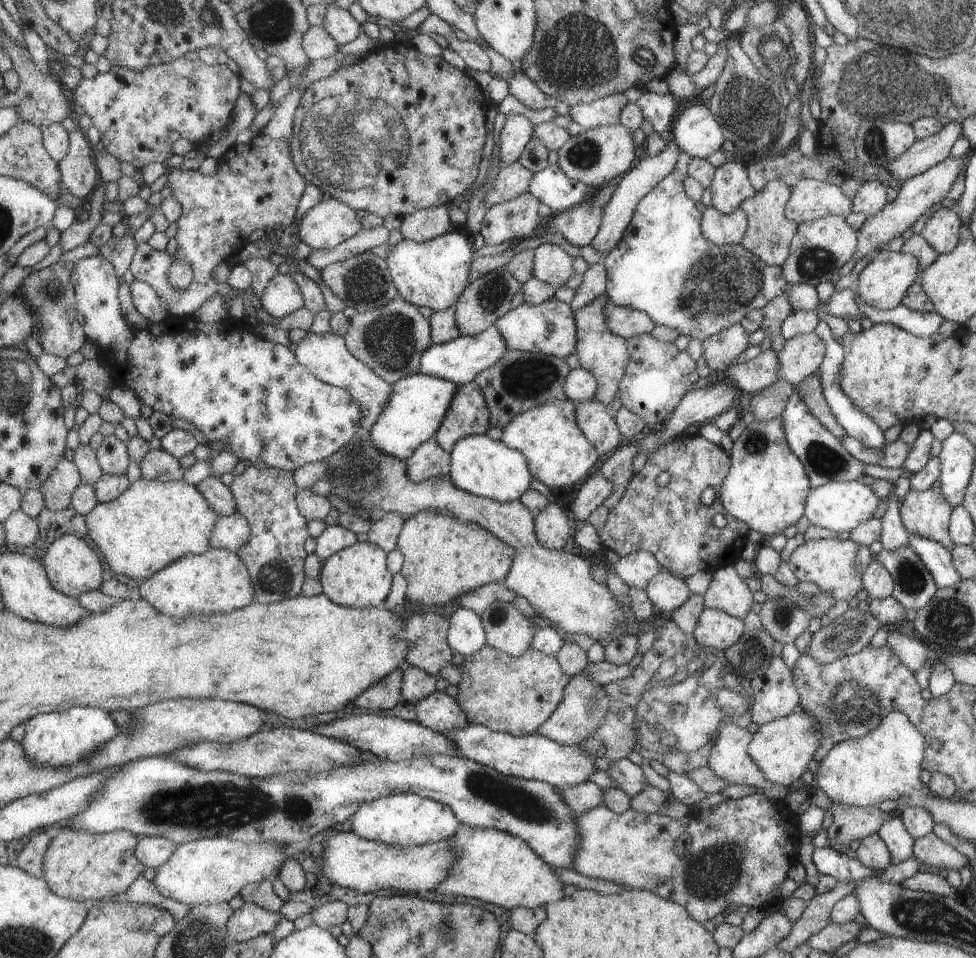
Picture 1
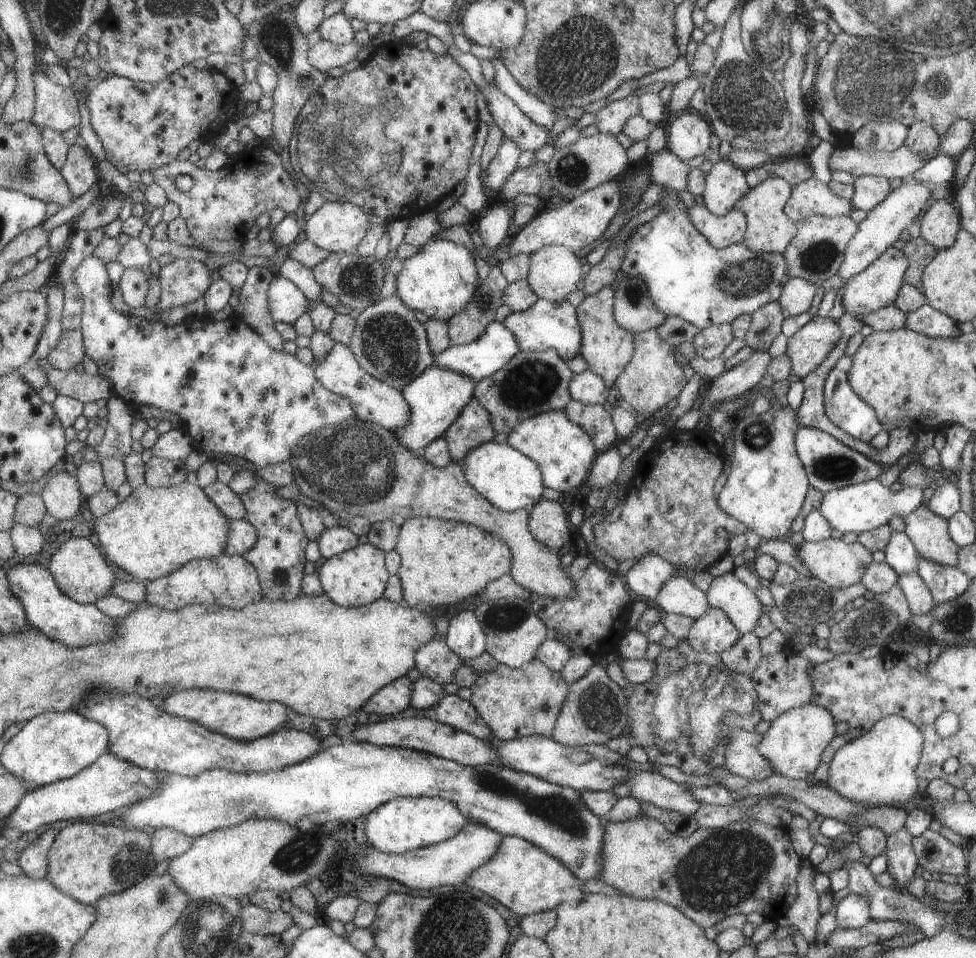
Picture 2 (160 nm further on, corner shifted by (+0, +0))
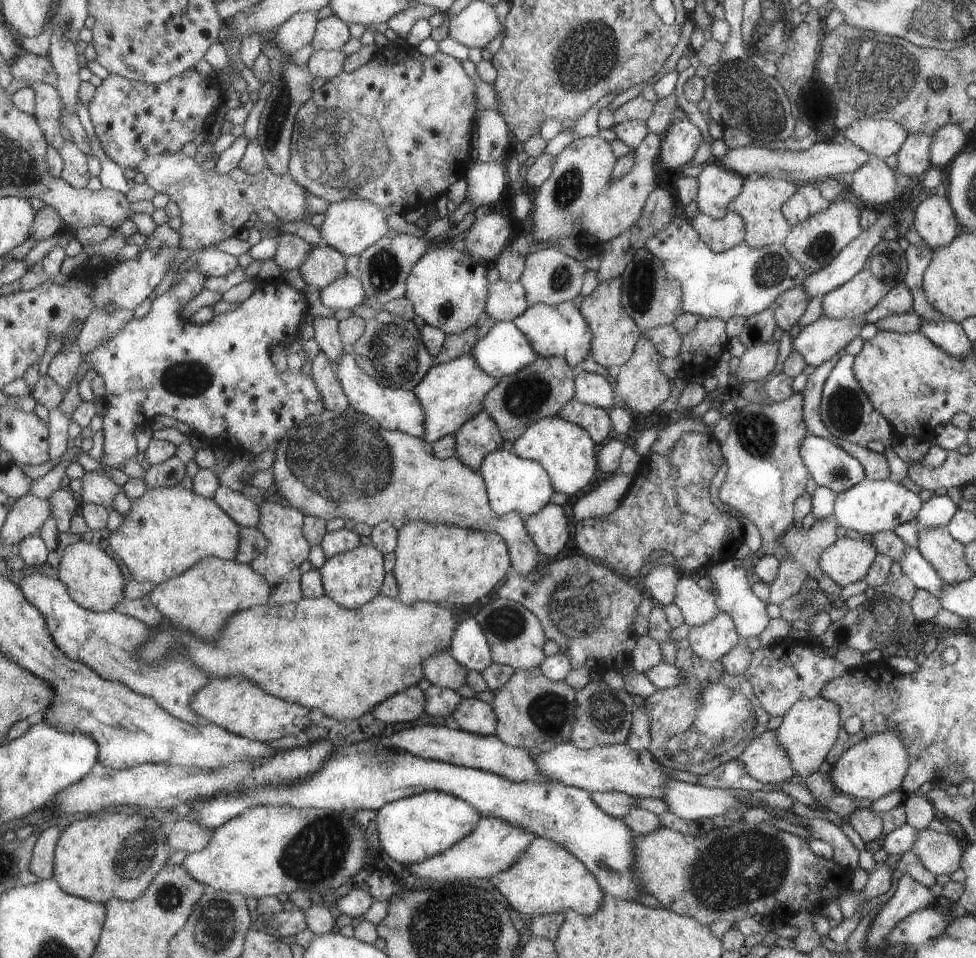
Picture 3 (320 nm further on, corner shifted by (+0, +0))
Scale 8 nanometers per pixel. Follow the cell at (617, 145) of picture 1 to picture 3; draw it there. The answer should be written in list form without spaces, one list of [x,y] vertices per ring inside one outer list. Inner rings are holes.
[[[647,133],[633,149],[634,163],[621,178],[612,179],[616,156],[608,141],[599,135],[573,139],[556,156],[550,175],[537,187],[532,201],[530,236],[536,242],[550,238],[574,236],[574,221],[579,220],[582,232],[579,238],[592,236],[595,245],[607,243],[614,236],[632,226],[640,218],[649,193],[656,187],[653,162],[661,146],[658,134]]]

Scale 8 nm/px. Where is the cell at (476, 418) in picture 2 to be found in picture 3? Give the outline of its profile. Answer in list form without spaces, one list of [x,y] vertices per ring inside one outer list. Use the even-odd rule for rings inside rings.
[[[483,408],[455,431],[454,457],[478,472],[485,456],[501,449],[503,437],[495,421]]]

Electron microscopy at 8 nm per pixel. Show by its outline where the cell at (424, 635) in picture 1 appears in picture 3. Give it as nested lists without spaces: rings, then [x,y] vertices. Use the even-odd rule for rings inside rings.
[[[445,650],[429,655],[423,660],[423,673],[431,685],[456,691],[466,682],[468,670],[453,660]]]

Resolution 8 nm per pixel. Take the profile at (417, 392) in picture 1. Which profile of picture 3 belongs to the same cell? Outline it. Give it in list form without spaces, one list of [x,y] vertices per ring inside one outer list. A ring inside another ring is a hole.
[[[469,353],[432,365],[419,384],[412,388],[424,409],[424,434],[421,438],[431,445],[442,436],[453,435],[483,408],[484,396],[496,386],[497,381]]]

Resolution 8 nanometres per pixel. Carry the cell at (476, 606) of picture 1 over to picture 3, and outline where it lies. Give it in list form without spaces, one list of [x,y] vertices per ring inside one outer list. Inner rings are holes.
[[[583,554],[565,556],[543,567],[544,570],[538,569],[533,574],[510,574],[493,596],[518,602],[535,614],[543,626],[545,638],[559,645],[558,650],[571,660],[573,669],[584,668],[589,672],[597,671],[600,675],[613,670],[627,676],[632,669],[629,658],[637,640],[631,624],[635,618],[635,608],[641,602],[641,592],[621,576],[615,576],[608,565],[595,564],[591,557],[587,560]]]

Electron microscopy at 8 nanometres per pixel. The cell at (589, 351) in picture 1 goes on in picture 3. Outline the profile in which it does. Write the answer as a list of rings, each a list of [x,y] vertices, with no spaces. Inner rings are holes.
[[[620,277],[601,281],[580,303],[581,316],[584,316],[589,328],[592,329],[591,358],[607,369],[609,366],[621,366],[628,362],[641,333],[636,321],[624,311],[621,304],[622,287],[623,281]]]

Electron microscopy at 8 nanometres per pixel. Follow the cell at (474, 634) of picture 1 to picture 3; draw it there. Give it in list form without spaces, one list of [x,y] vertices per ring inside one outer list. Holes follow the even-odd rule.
[[[474,617],[457,625],[447,651],[453,660],[463,664],[467,670],[481,673],[493,662],[488,642]]]

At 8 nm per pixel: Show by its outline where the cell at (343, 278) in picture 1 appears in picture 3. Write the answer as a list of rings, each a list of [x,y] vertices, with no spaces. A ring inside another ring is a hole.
[[[315,245],[311,254],[300,266],[303,278],[317,289],[323,289],[345,274],[343,268],[343,254],[339,254],[337,249],[333,250],[329,245],[321,247]]]

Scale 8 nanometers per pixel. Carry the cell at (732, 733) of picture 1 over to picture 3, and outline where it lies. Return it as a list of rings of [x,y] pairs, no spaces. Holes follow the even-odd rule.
[[[767,729],[750,740],[737,759],[756,781],[774,783],[797,779],[788,753],[776,740],[775,730]]]

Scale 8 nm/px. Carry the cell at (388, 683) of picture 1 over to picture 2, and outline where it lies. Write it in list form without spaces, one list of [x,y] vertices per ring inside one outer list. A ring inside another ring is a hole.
[[[401,676],[392,683],[385,684],[361,708],[366,714],[393,716],[401,713],[407,704],[411,704],[412,685],[409,678]]]

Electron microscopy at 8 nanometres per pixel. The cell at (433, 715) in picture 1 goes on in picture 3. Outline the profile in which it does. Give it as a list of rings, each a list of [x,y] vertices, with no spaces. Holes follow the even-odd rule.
[[[476,697],[462,698],[450,717],[452,726],[476,735],[493,735],[496,731],[492,705]]]

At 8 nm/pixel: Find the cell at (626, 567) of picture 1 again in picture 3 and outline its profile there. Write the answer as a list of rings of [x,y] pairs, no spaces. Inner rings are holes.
[[[657,565],[648,574],[639,578],[641,588],[662,605],[673,603],[676,584],[682,574],[674,567]]]

